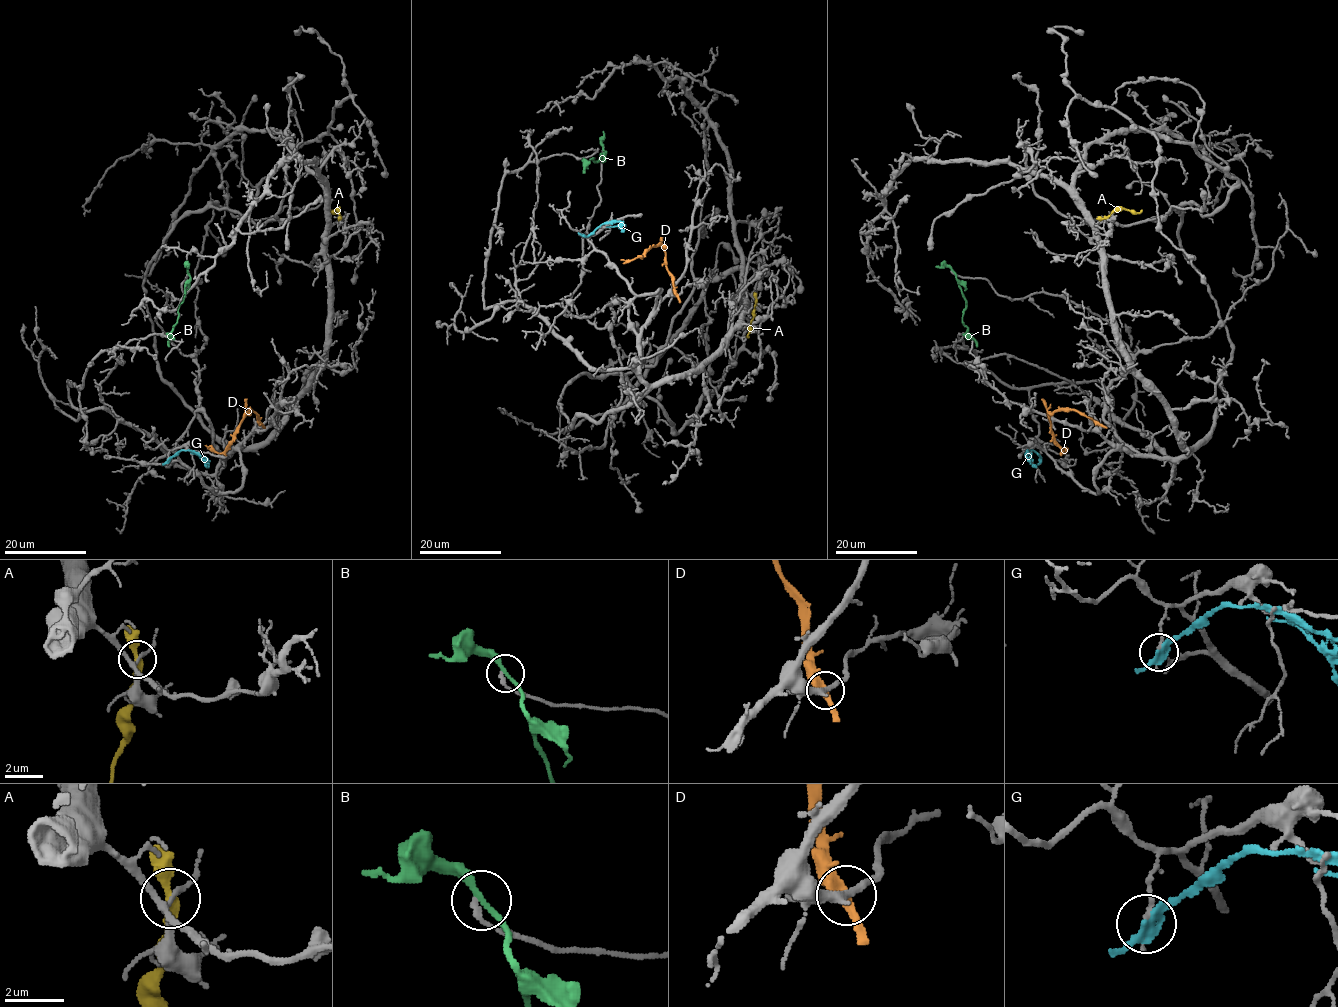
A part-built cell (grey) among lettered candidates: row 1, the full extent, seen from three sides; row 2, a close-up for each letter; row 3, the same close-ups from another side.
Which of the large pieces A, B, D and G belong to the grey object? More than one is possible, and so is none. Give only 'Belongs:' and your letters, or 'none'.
Belongs: B

